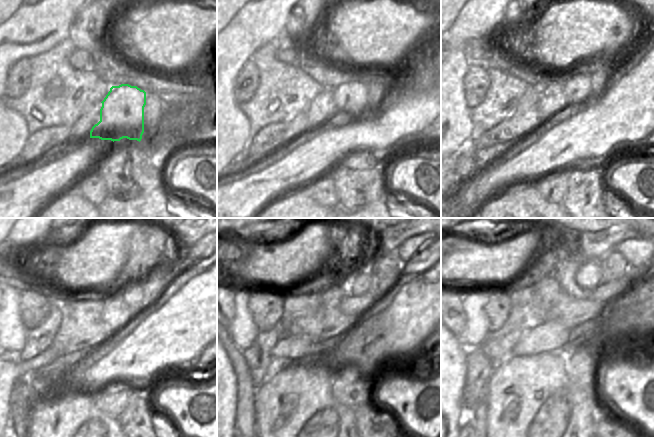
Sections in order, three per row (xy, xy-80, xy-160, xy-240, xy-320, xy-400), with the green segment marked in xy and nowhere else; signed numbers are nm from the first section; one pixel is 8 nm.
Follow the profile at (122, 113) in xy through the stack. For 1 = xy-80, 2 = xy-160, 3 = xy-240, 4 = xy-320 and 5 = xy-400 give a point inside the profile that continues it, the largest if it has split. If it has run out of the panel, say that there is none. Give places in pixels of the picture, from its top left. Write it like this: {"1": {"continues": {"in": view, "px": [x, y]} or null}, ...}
{"1": {"continues": {"in": "xy-80", "px": [351, 98]}}, "2": {"continues": {"in": "xy-160", "px": [577, 84]}}, "3": {"continues": {"in": "xy-240", "px": [132, 294]}}, "4": {"continues": {"in": "xy-320", "px": [360, 284]}}, "5": {"continues": {"in": "xy-400", "px": [587, 277]}}}

